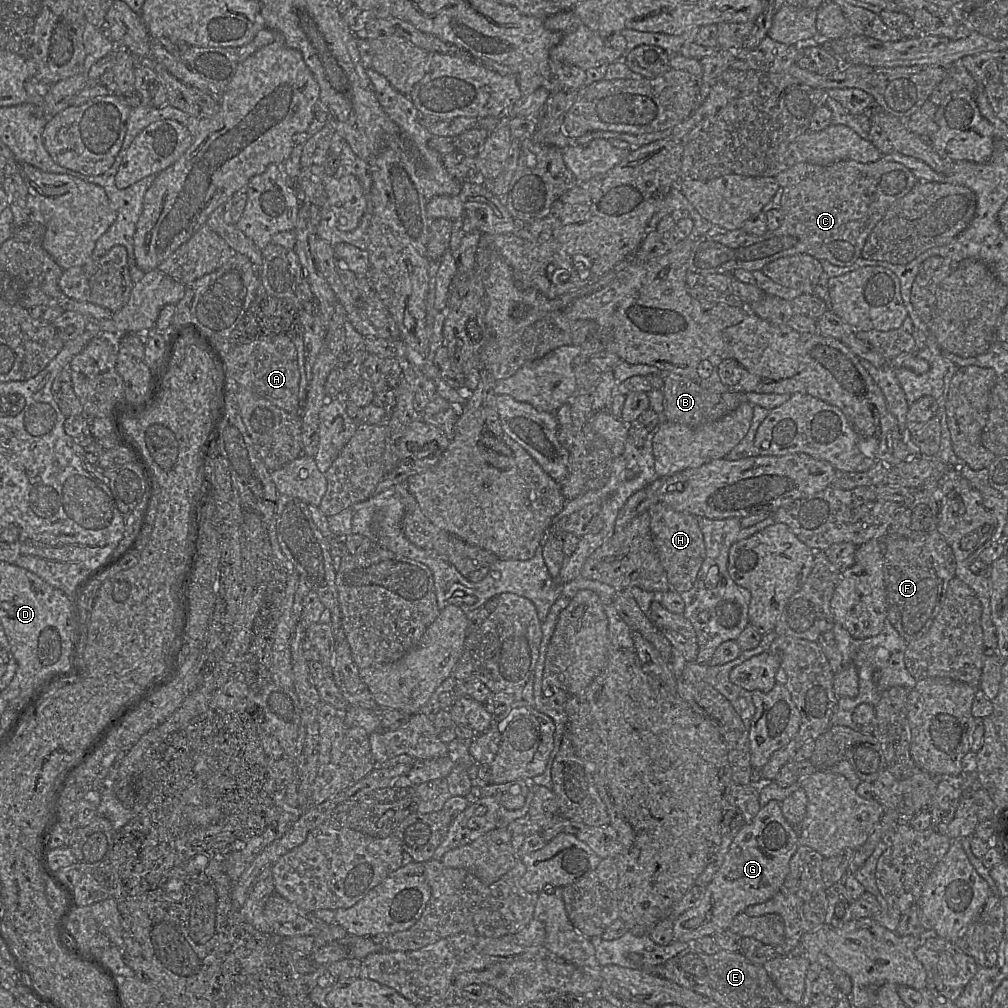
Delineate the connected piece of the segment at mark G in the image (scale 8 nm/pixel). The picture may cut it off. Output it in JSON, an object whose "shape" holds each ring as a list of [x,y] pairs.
{"shape":[[[771,800],[750,823],[741,828],[730,845],[721,868],[707,885],[700,902],[674,921],[674,941],[693,943],[704,937],[714,937],[728,931],[737,915],[745,912],[750,906],[770,900],[779,892],[790,872],[790,861],[800,846],[798,832],[785,819],[781,803]]]}

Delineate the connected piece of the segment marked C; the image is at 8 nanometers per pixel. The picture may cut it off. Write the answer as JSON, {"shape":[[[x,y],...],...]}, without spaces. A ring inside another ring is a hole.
{"shape":[[[879,159],[861,163],[855,160],[840,160],[830,165],[806,162],[795,163],[775,176],[783,189],[780,210],[783,214],[781,225],[763,235],[749,234],[742,228],[715,236],[702,235],[695,238],[688,260],[688,271],[704,276],[712,273],[731,274],[736,269],[750,272],[761,270],[767,263],[784,256],[808,254],[818,260],[827,260],[836,266],[850,266],[861,255],[869,234],[882,219],[888,208],[908,194],[918,182],[916,176],[904,165]]]}

